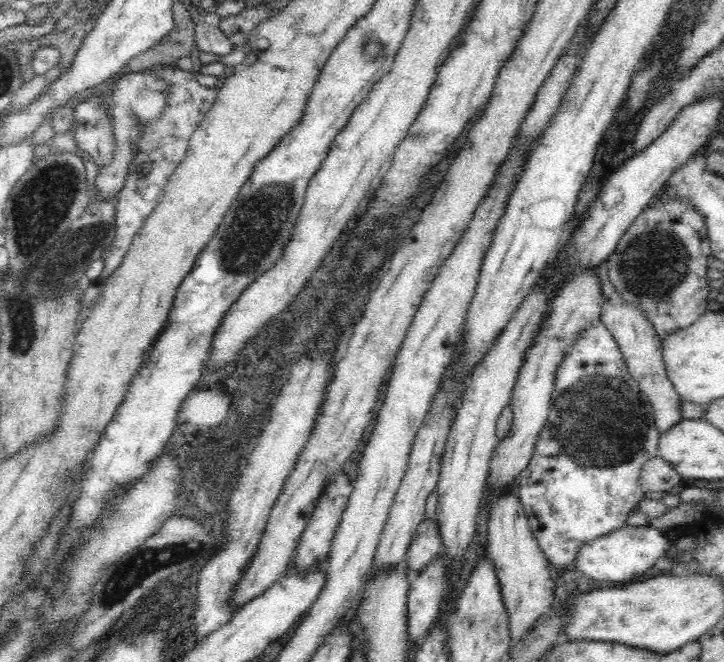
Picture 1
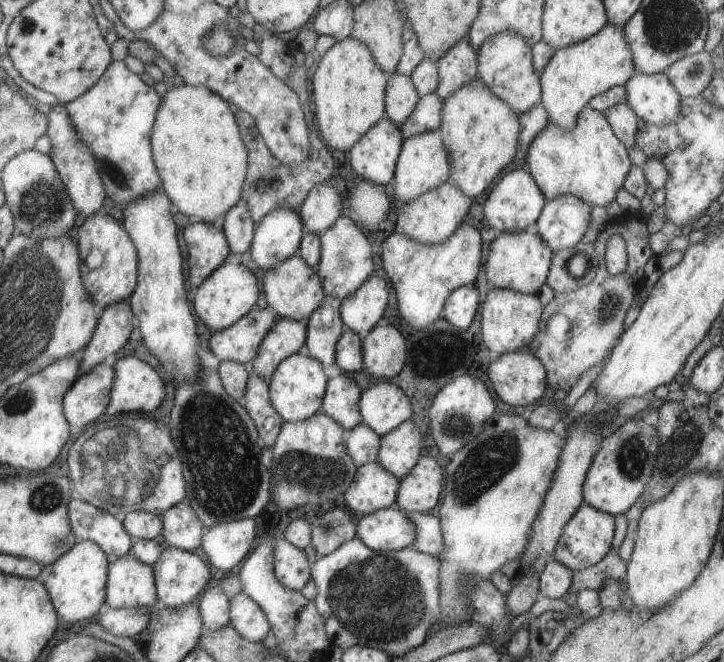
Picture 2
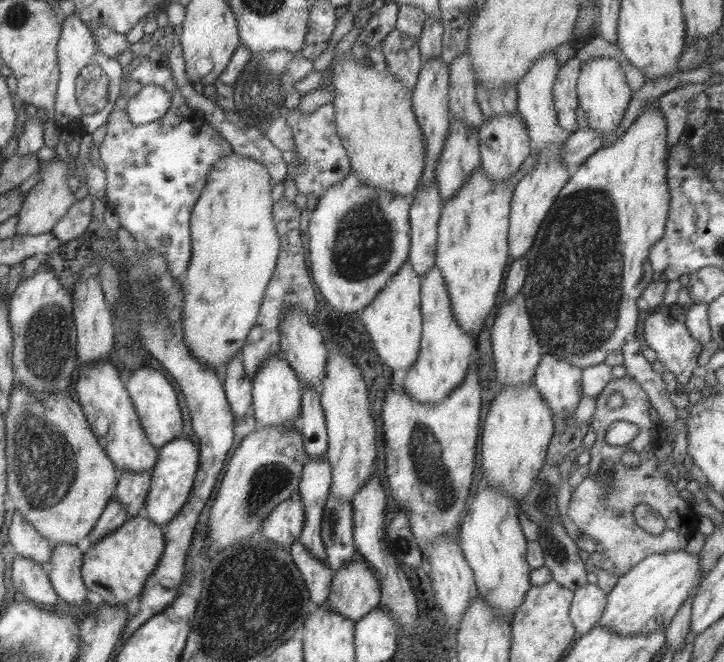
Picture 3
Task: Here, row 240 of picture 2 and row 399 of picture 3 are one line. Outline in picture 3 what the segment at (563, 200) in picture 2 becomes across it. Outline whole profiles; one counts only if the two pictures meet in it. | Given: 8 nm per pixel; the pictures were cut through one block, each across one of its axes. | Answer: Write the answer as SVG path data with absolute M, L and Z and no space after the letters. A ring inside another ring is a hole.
M550 352L542 353L539 359L532 382L558 418L571 414L579 402L581 371Z

